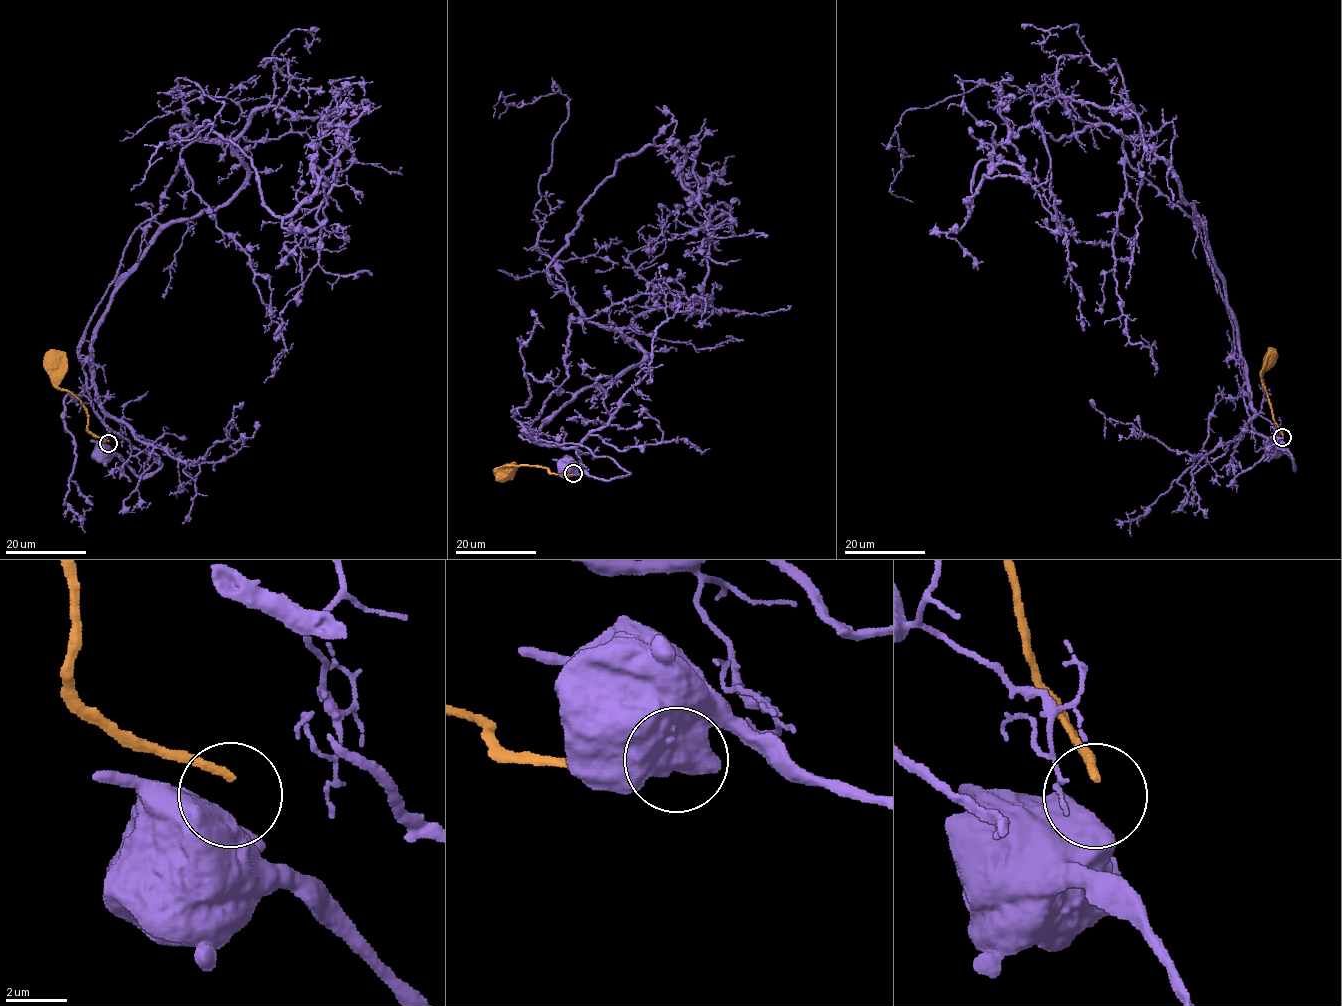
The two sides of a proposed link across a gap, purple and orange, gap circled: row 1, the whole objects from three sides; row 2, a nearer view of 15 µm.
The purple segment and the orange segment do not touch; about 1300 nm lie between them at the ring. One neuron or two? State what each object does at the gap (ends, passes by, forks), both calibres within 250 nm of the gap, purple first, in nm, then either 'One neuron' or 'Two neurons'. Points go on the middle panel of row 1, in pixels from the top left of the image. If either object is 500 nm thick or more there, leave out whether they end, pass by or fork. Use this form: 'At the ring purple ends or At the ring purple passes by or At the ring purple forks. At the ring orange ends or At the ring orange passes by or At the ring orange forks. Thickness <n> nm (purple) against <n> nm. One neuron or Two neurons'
Thickness 750 nm (purple) against 260 nm. Two neurons

